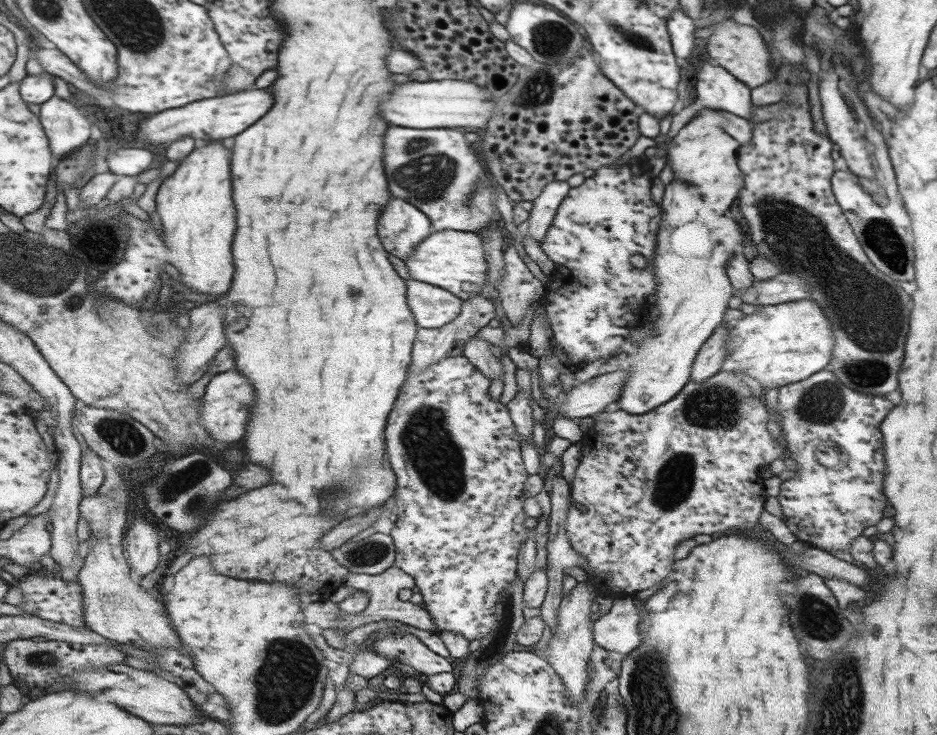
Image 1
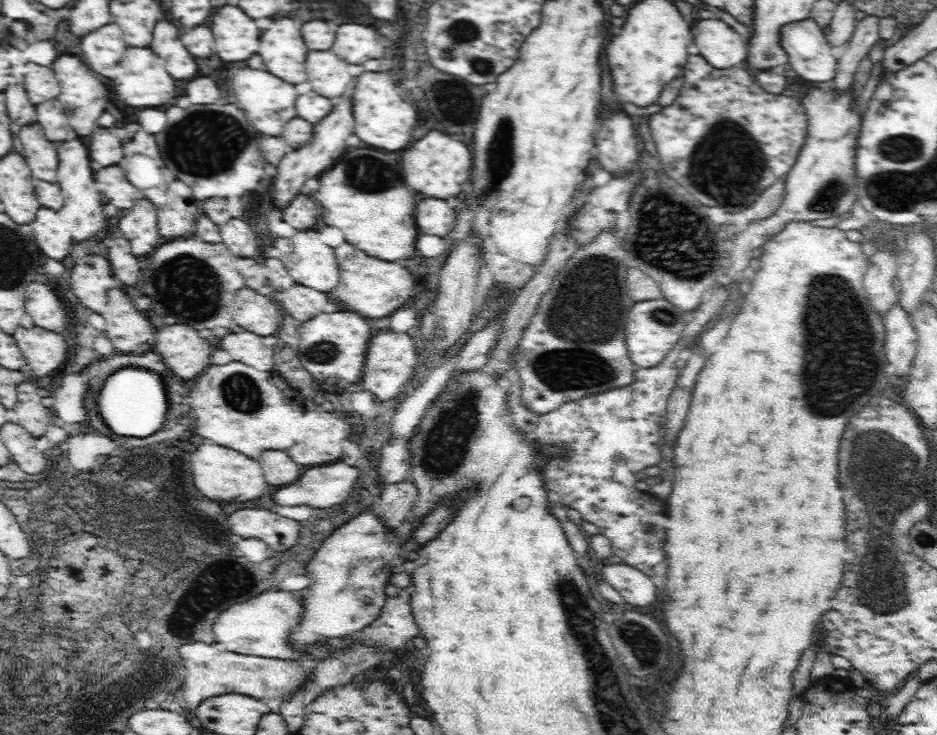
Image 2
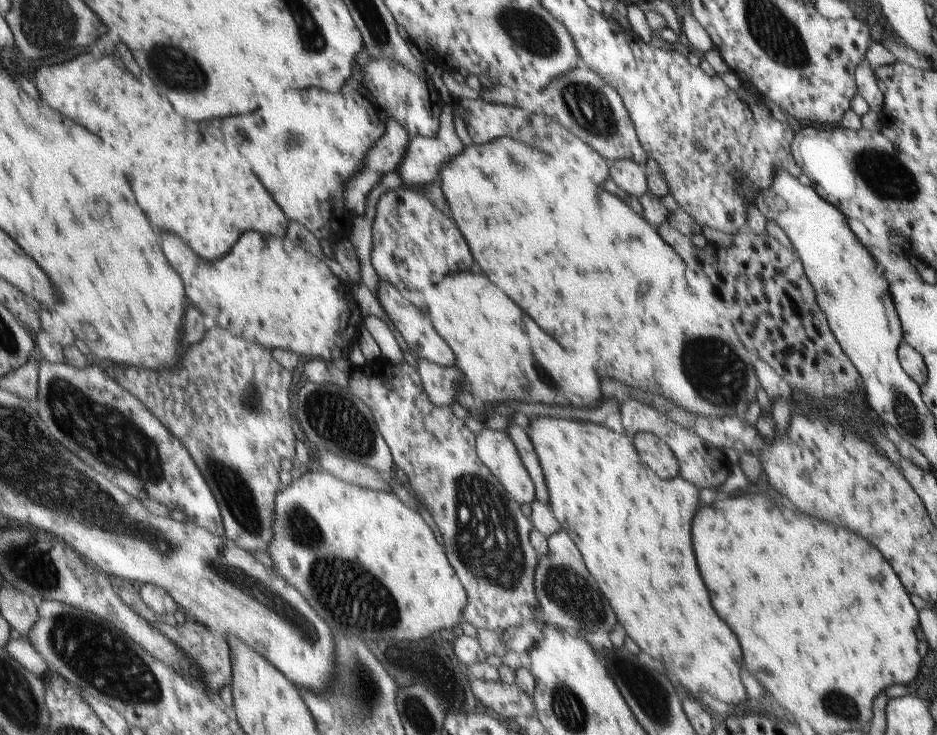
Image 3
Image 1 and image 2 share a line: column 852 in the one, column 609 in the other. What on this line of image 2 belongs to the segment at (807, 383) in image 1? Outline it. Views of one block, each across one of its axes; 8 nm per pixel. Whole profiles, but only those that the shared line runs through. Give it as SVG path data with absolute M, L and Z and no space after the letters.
M679 345L673 348L668 355L665 356L664 360L661 360L658 364L655 364L650 368L642 368L637 370L634 376L634 382L626 387L618 387L615 389L607 389L599 393L590 394L588 396L582 397L580 400L570 401L560 405L560 408L556 410L547 412L545 415L540 415L539 420L536 422L535 430L532 432L534 442L536 446L540 448L540 451L543 447L549 447L550 444L555 444L555 446L563 446L566 448L567 455L562 456L561 459L550 460L550 464L546 464L546 472L544 472L544 478L546 478L546 488L550 492L556 492L558 494L558 502L566 506L567 508L574 508L582 514L585 521L592 523L598 528L598 531L601 532L606 538L610 539L616 556L620 556L624 562L627 562L628 565L637 568L638 570L646 573L648 576L652 577L658 576L658 572L662 572L662 568L658 568L660 560L662 560L662 552L664 544L664 538L662 536L662 530L658 530L659 527L654 528L654 516L660 516L658 512L662 512L662 499L659 499L658 496L654 496L654 492L642 492L642 488L638 488L638 478L640 478L641 473L650 466L656 466L659 464L660 460L660 439L664 435L663 422L666 420L666 408L668 408L670 396L674 394L674 388L678 384L678 378L682 376L682 368L678 368L678 352L683 350L683 346Z

